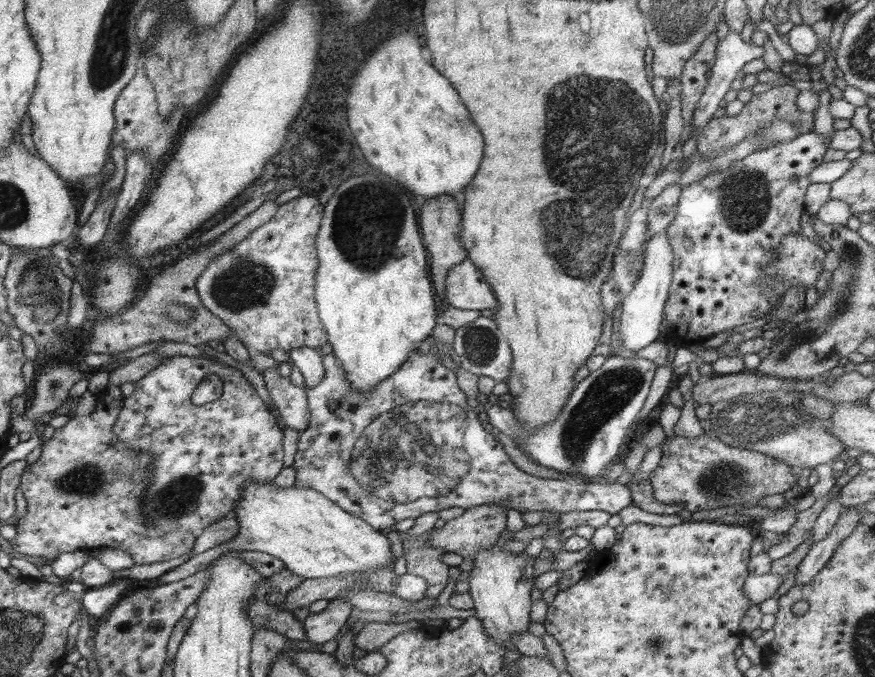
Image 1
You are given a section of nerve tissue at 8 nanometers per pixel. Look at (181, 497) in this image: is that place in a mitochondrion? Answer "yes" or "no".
yes

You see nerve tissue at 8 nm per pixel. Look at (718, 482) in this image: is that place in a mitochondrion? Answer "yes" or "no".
yes

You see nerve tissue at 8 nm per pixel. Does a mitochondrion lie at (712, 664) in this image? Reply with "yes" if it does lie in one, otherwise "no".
no

